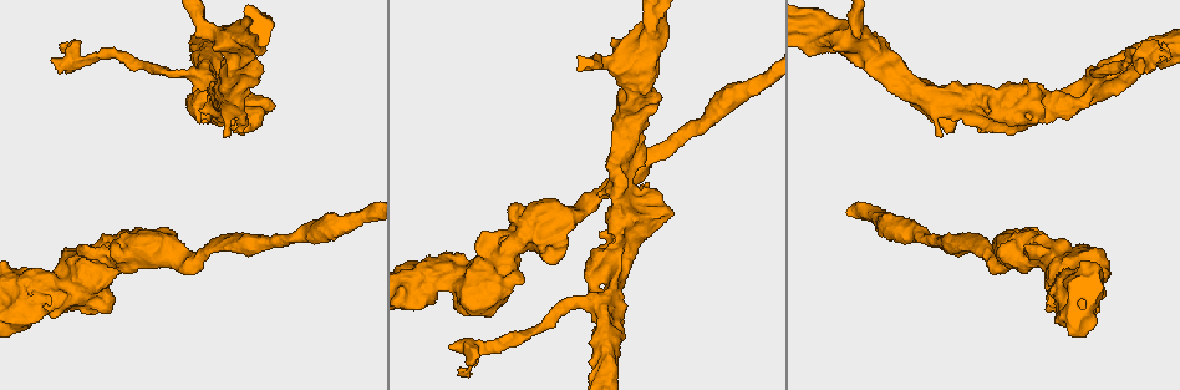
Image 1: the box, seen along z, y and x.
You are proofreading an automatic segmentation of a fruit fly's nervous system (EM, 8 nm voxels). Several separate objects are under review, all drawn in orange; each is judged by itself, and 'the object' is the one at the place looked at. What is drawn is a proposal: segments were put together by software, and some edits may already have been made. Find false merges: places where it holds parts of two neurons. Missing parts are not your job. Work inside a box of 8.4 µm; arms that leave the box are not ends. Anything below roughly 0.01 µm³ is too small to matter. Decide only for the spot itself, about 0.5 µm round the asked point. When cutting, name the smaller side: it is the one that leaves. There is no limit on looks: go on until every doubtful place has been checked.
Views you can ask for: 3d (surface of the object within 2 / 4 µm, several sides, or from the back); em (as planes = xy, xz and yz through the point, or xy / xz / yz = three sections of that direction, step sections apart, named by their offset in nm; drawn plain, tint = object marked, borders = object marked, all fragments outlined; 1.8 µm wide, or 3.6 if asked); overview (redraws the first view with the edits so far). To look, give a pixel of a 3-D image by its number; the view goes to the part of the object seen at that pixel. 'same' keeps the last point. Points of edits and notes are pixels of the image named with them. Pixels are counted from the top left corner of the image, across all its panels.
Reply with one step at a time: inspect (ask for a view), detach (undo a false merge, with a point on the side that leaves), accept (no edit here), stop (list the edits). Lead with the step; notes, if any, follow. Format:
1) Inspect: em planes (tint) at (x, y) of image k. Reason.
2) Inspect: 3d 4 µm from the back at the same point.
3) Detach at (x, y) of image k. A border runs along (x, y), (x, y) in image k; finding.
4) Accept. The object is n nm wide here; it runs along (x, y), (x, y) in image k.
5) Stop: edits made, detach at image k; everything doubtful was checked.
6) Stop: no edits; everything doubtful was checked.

Inspect: em 3.6 µm yz step 8 (tint) at (614, 263) of image 1. Two arms at a narrow angle.

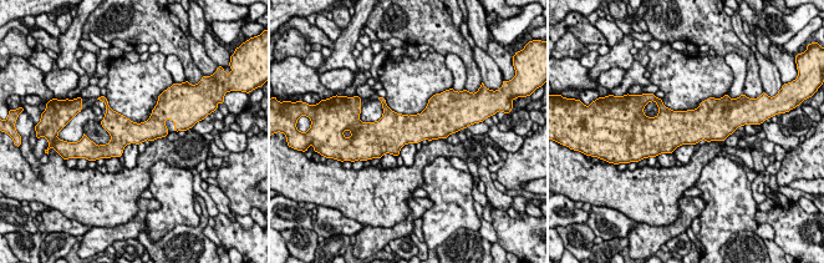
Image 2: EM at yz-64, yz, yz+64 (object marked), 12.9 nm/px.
Accept. It runs along (162, 116), (101, 150) in image 2; one neuron here.

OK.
Inspect: em planes (tint) at (201, 78) of image 1. Thick turns thin.

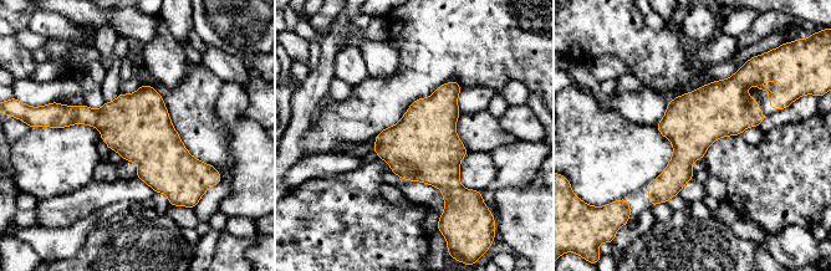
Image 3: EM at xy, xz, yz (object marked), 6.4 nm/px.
Accept. It runs along (740, 76), (654, 197) in image 3; all the same neuron.

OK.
Inspect: 3d 4 µm from the back at (933, 98) of image 1. Closes a loop.

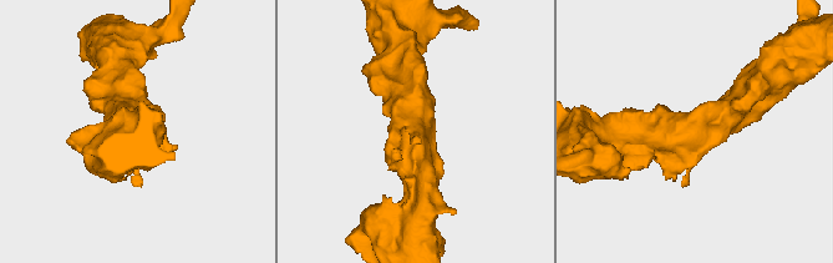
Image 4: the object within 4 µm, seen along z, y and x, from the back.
Inspect: em planes (tint) at (692, 128) of image 4.

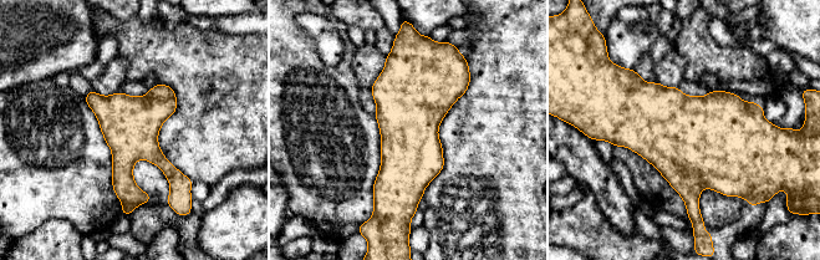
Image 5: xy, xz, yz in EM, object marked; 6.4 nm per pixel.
Accept. All the same neuron.

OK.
Inspect: 3d 4 µm at (493, 242) of image 1.

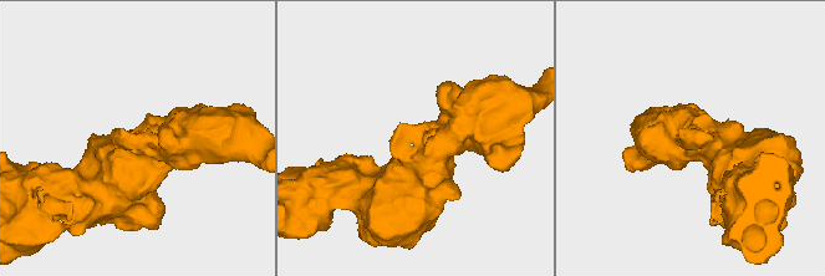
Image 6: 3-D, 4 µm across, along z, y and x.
Inspect: em 3.6 µm planes (tint) at (691, 140) of image 6. The arms are 440, 700 nm wide; now the EM.

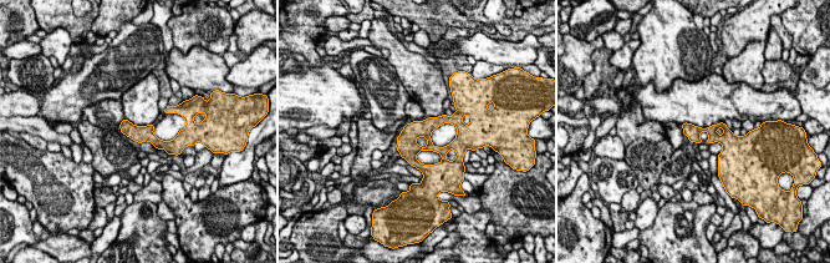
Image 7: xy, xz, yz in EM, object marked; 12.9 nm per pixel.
Accept. The object is 180 nm wide here; it runs along (123, 125), (158, 143), (172, 143) in image 7; all the same neuron.

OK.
Inspect: 3d 4 µm from the back at (74, 57) of image 1. Abrupt turn.

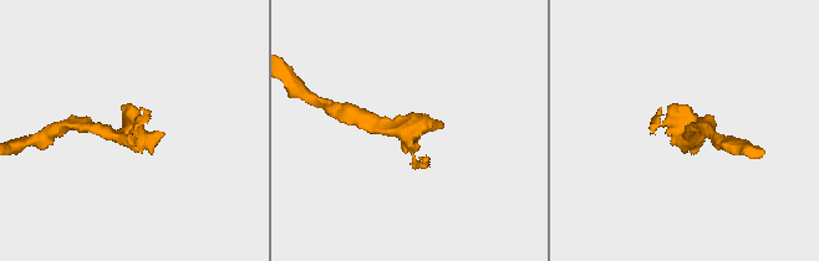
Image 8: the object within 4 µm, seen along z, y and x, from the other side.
Inspect: em planes (tint) at (129, 132) of image 8.

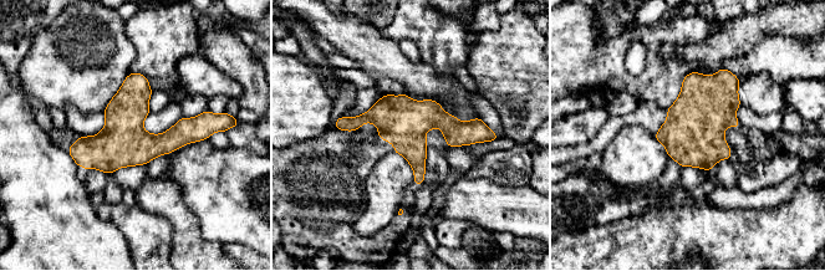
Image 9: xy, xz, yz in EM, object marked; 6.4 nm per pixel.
Accept. It runs along (337, 124), (437, 117), (485, 138) in image 9; all the same neuron.

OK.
Inspect: em 3.6 µm xy step 16 (tint) at (429, 288) of image 1. Calibre changes.

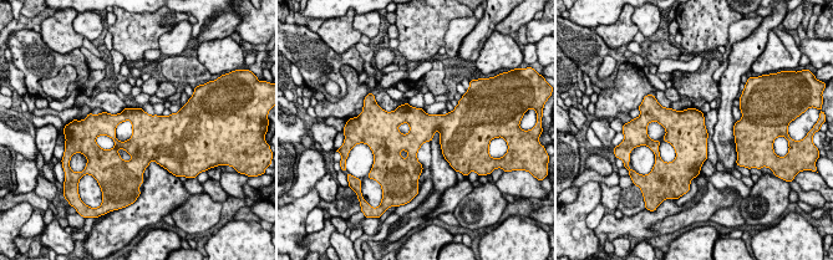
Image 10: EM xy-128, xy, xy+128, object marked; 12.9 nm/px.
Inspect: em 3.6 µm planes (tint) at the same point.

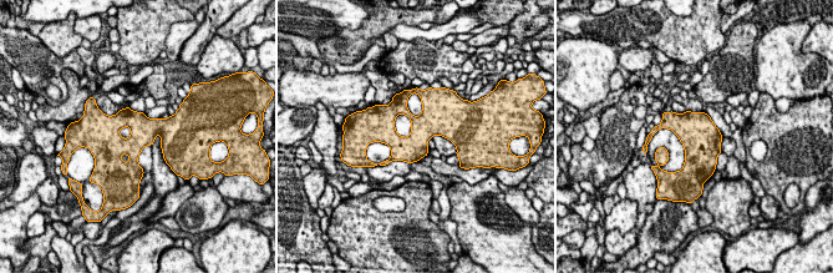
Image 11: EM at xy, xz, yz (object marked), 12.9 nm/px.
Accept. The object is 360 nm wide here; all the same neuron.

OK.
Stop: no edits; everything doubtful was checked.

